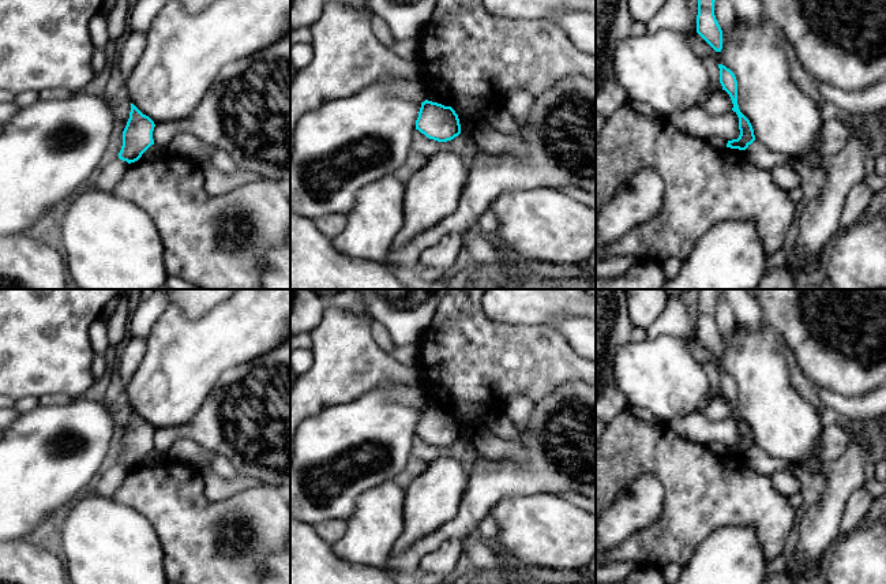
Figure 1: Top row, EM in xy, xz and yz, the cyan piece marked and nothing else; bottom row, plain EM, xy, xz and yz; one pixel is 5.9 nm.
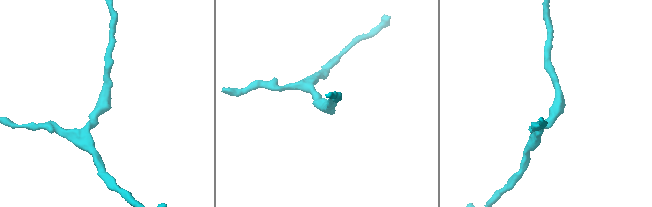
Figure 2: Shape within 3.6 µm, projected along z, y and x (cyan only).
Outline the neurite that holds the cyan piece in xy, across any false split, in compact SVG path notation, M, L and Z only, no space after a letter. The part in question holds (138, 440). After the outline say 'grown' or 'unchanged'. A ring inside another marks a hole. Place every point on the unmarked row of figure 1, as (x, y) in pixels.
M131 409L129 424L123 437L123 452L119 464L128 469L138 467L154 450L154 427Z; unchanged

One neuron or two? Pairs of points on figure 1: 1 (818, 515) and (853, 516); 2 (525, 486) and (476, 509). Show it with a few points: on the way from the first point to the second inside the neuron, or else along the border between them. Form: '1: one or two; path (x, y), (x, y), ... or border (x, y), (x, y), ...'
1: two; border (859, 489), (849, 495), (845, 504), (838, 532)
2: one; path (513, 486), (499, 486), (488, 497)

